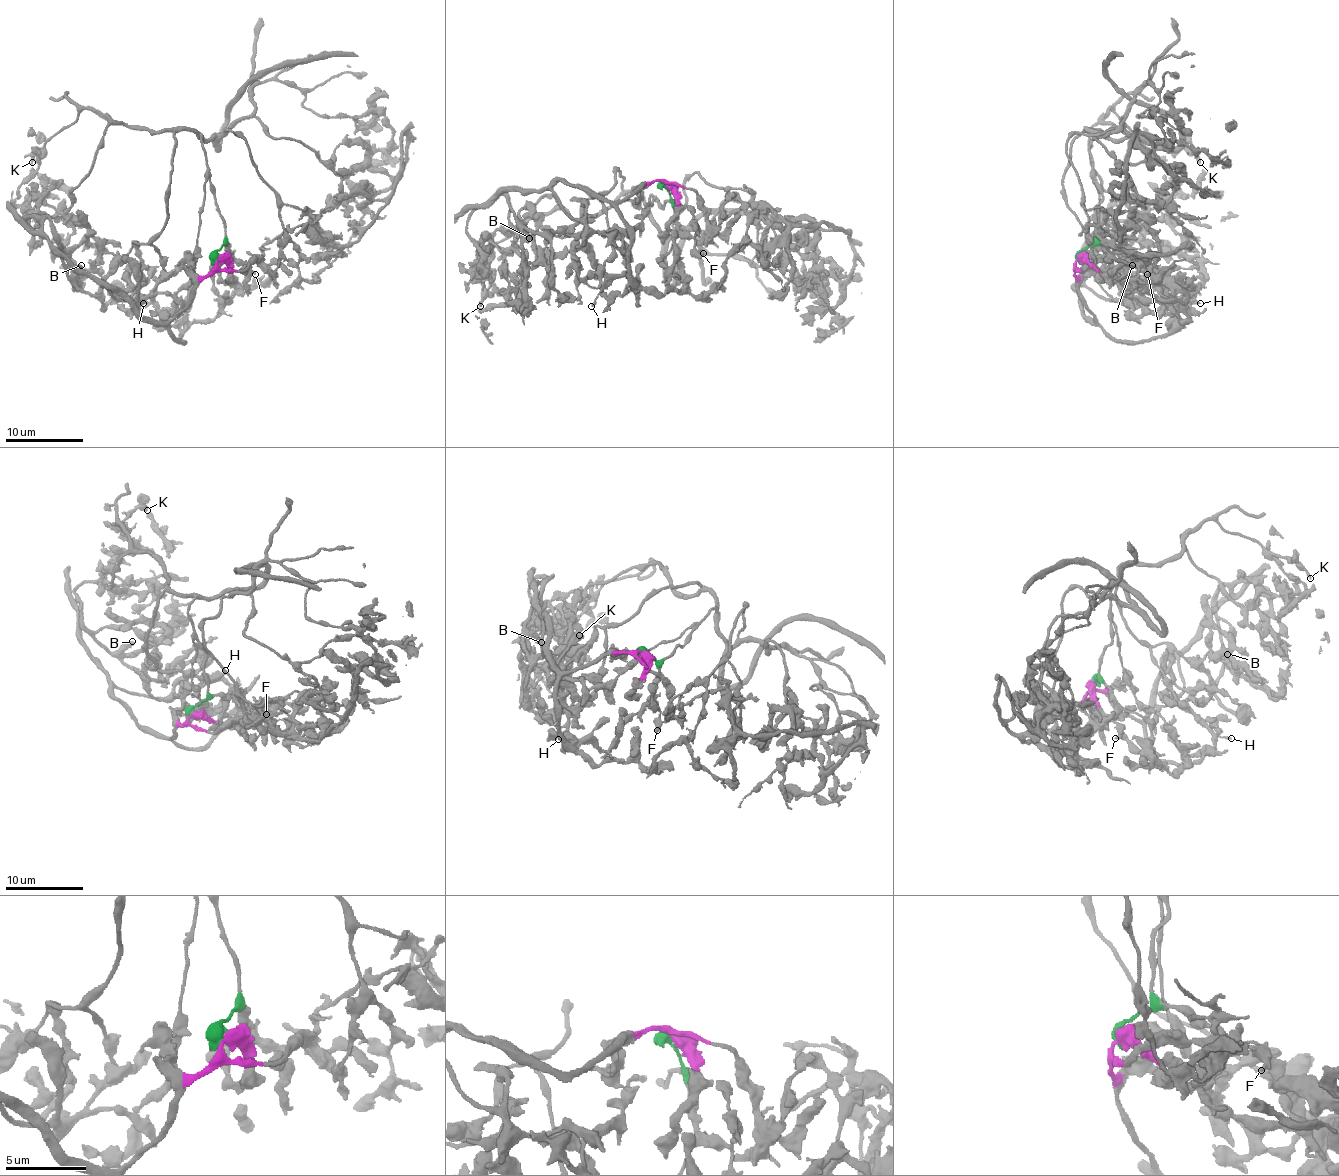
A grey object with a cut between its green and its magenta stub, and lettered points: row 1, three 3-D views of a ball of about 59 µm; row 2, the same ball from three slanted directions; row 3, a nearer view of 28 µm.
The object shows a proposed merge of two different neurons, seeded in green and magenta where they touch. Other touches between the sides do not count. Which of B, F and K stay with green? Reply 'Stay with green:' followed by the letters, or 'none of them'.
Stay with green: F, K

